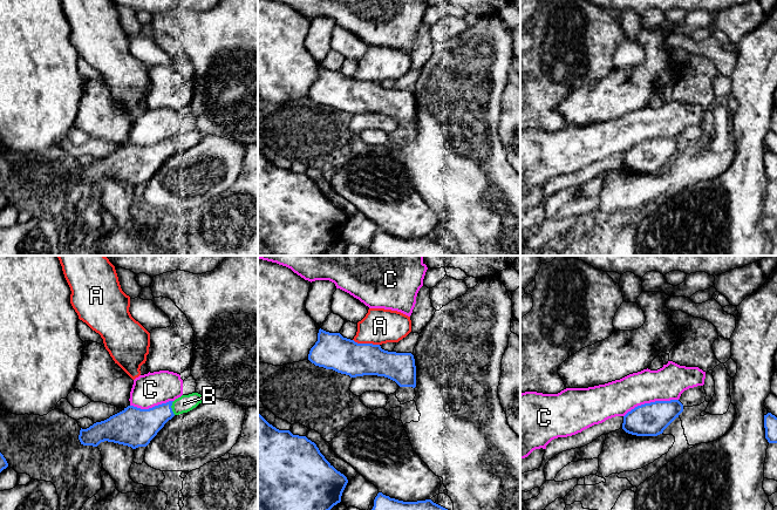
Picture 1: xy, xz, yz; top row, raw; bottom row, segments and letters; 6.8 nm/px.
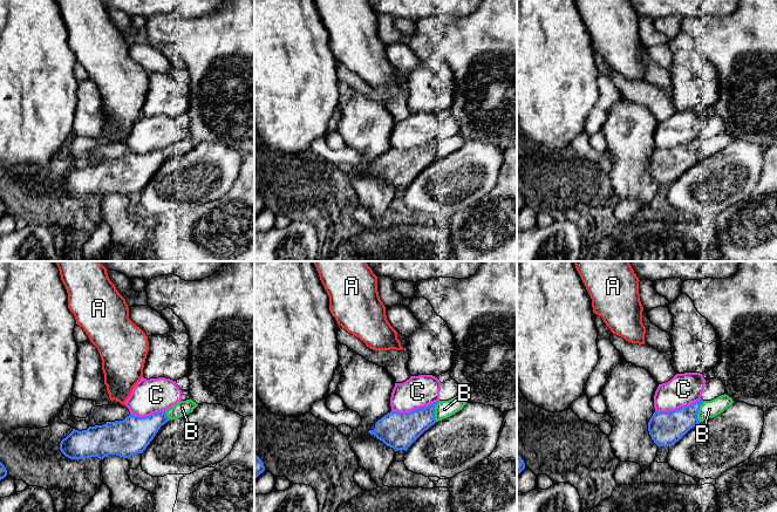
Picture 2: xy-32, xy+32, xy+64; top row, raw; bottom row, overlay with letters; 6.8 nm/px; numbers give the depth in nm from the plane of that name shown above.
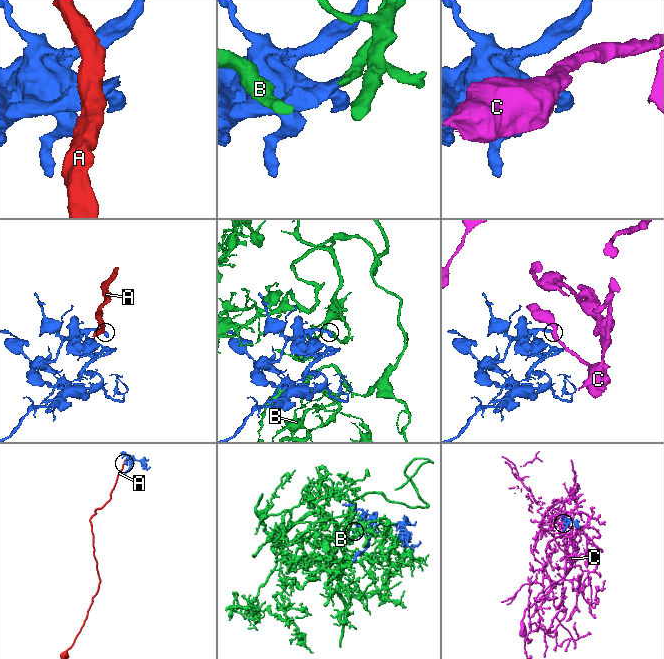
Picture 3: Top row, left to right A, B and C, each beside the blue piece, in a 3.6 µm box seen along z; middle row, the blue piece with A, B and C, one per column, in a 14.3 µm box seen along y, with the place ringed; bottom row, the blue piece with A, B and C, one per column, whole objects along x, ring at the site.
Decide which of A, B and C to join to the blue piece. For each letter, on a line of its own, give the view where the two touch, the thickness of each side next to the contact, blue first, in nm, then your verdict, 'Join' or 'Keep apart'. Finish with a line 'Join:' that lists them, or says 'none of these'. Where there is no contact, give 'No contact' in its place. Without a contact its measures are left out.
A: Touches blue in xz. Thickness 240 nm (blue) against 240 nm. Keep apart
B: Touches blue in xy. Thickness 240 nm (blue) against 120 nm. Join
C: Touches blue in yz. Thickness 220 nm (blue) against 240 nm. Keep apart
Join: B

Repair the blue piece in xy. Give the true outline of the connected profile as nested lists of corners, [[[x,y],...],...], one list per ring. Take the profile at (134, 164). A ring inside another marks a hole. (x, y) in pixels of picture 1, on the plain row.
[[[198,130],[182,132],[149,147],[128,143],[109,156],[80,168],[79,177],[83,183],[97,184],[108,178],[136,186],[146,184],[164,162],[175,152],[188,150],[203,138]]]

